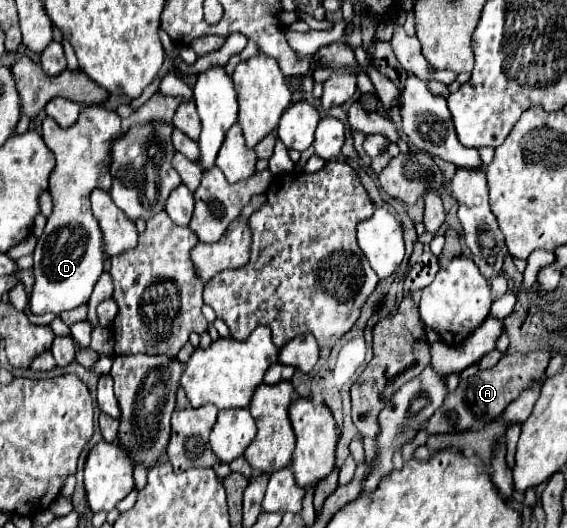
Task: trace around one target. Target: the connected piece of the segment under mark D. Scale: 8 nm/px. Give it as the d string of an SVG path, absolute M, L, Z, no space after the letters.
M96 105L82 109L80 119L70 129L58 127L50 117L42 123L42 137L56 155L54 171L48 179L48 191L52 195L52 215L46 221L44 235L40 235L34 249L34 287L30 293L30 313L60 315L62 311L76 309L92 295L94 283L104 271L104 257L100 251L102 233L90 211L90 191L94 187L110 189L108 155L114 137L122 137L122 119L116 111L108 111Z

